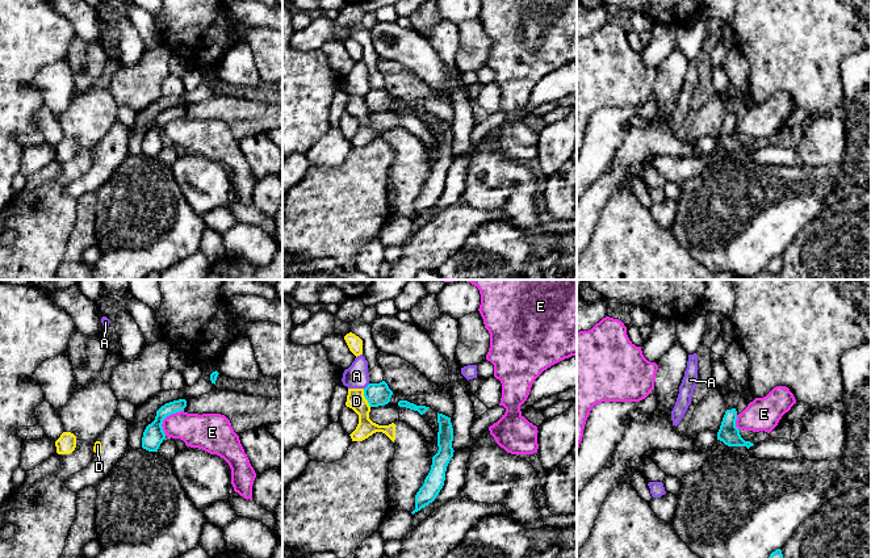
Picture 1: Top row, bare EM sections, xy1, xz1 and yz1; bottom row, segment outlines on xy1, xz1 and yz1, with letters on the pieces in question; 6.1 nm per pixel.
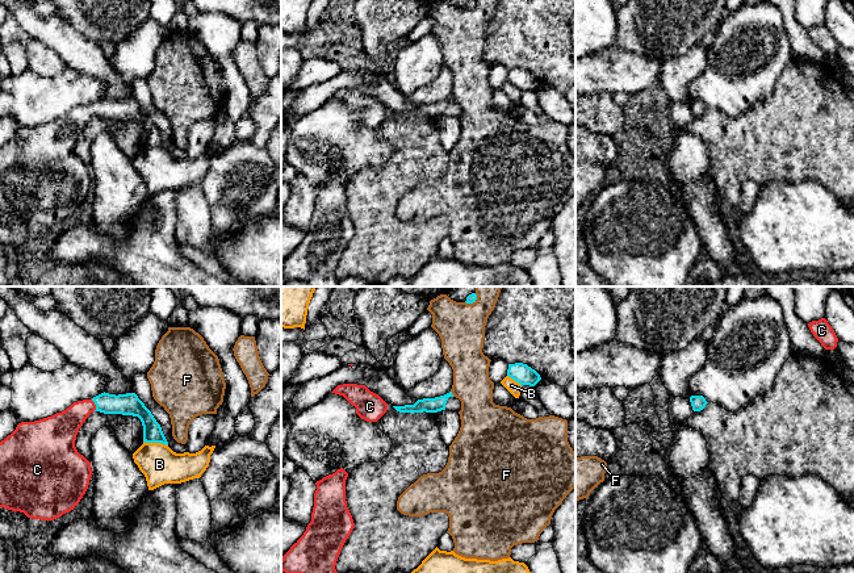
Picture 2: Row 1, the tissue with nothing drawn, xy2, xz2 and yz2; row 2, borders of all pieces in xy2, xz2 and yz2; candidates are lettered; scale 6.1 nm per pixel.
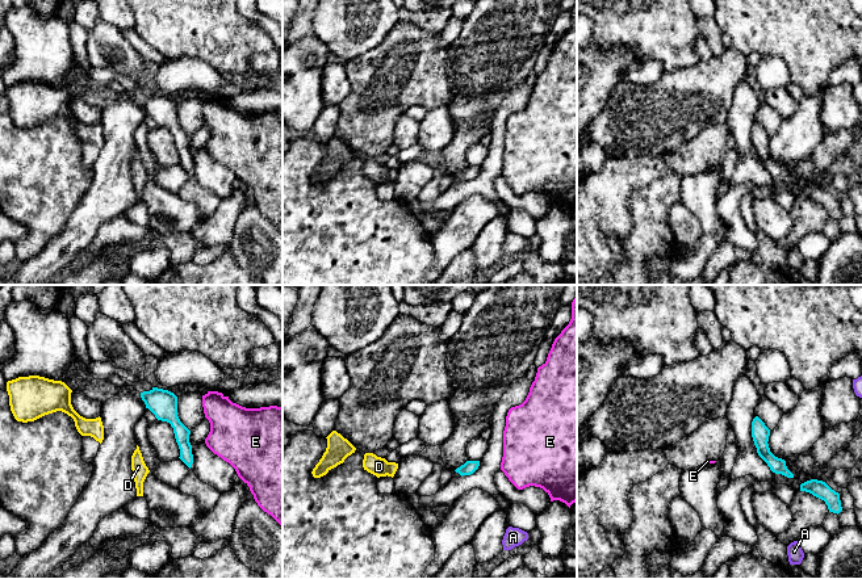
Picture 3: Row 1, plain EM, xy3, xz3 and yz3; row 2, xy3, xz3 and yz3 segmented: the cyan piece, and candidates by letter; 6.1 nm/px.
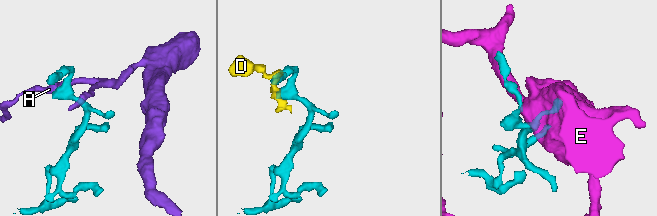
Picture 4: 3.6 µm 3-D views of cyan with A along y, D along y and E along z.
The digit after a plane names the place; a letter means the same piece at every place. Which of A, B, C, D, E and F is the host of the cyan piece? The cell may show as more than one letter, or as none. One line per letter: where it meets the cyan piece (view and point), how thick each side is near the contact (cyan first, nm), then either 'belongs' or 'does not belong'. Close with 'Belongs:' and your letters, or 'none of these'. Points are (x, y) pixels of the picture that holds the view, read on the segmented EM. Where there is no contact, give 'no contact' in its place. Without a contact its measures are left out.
A: xz1 (367, 386) | 140/150 nm | does not belong
B: xy2 (155, 442) | 120/240 nm | does not belong
C: xy2 (95, 404) | 140/190 nm | belongs
D: xz1 (365, 398) | 140/120 nm | does not belong
E: xy1 (166, 416) | 130/220 nm | does not belong
F: xz2 (451, 393) | 100/260 nm | does not belong
Belongs: C

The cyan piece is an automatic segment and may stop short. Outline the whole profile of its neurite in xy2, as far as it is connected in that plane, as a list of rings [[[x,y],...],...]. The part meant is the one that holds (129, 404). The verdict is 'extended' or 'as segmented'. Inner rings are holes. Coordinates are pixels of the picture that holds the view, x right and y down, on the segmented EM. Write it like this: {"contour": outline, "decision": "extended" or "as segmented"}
{"contour": [[[104,392],[91,400],[74,402],[62,413],[18,423],[16,430],[0,442],[0,507],[47,522],[75,509],[93,474],[91,463],[78,452],[75,440],[79,428],[93,411],[138,417],[143,426],[143,442],[168,446],[160,424],[135,393],[116,396]]], "decision": "extended"}

